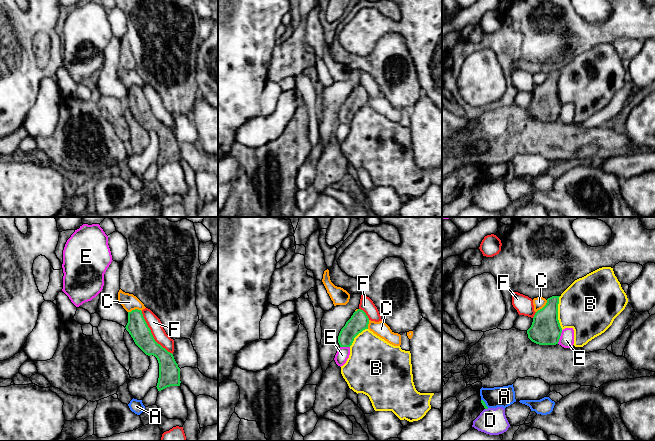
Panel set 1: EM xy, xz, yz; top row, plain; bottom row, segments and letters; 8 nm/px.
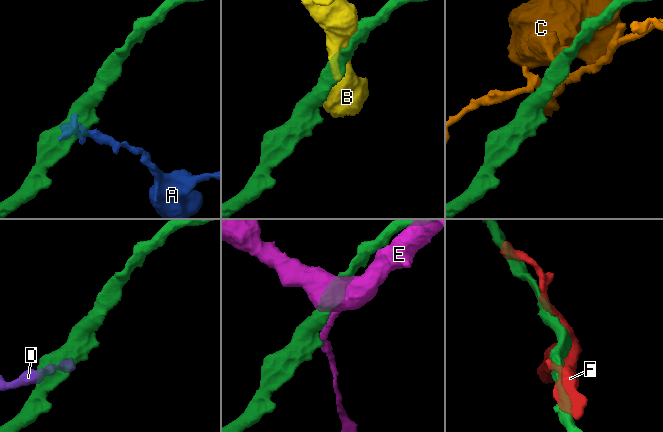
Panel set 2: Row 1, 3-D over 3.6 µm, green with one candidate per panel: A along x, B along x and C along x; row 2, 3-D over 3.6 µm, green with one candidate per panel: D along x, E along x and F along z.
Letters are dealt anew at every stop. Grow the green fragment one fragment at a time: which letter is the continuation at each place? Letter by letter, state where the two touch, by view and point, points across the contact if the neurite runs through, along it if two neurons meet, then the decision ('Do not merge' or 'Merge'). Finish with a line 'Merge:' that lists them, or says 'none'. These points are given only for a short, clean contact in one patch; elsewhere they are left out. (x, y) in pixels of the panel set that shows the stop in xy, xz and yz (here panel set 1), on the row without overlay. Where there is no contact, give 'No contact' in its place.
A: Touches green at yz (484, 179). Boundary: yz (481, 175), (488, 183). Do not merge
B: Touches green at yz (557, 89). Do not merge
C: Touches green at yz (543, 83). Boundary: yz (547, 76), (536, 88). Do not merge
D: Touches green at yz (486, 184). Boundary: yz (488, 184), (485, 185). Do not merge
E: Touches green at yz (559, 113). Do not merge
F: Touches green at xy (151, 110). Do not merge
Merge: none

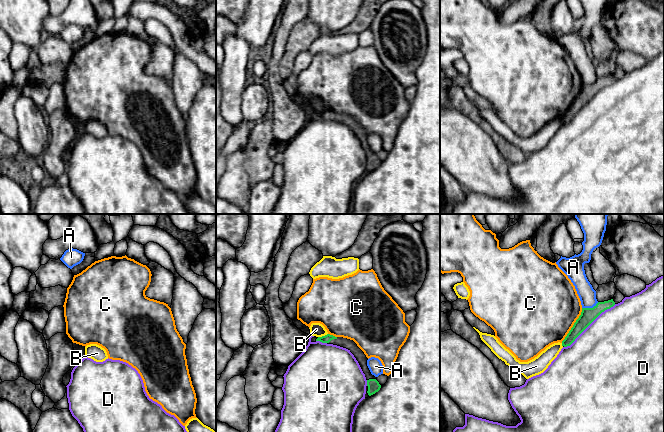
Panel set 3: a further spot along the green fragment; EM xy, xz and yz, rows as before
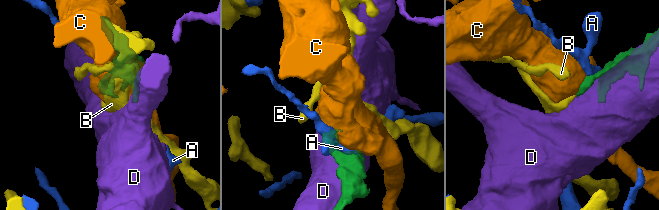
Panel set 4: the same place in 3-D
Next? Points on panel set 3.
A: Touches green at yz (590, 84). Do not merge
B: Touches green at xz (322, 112). Boundary: xz (327, 109), (318, 113). Do not merge
C: Touches green at yz (573, 101). Boundary: yz (582, 84), (581, 90), (561, 118). Do not merge
D: Touches green at yz (589, 100). Do not merge
Merge: none

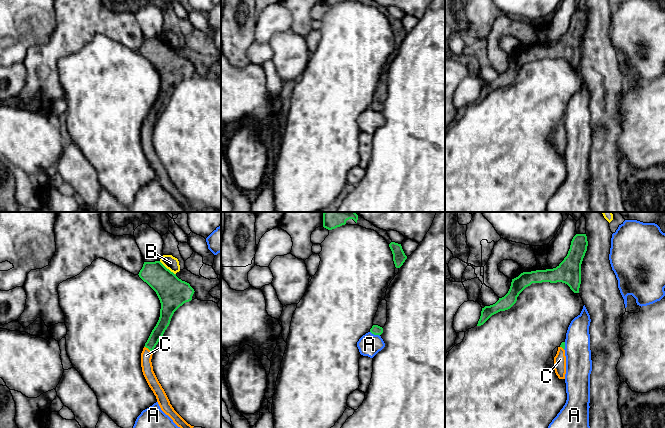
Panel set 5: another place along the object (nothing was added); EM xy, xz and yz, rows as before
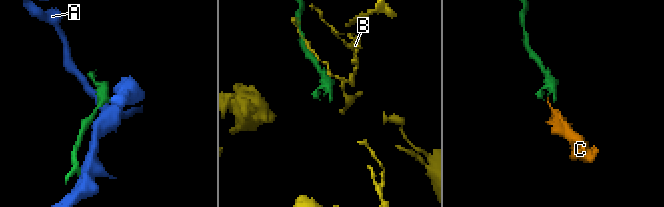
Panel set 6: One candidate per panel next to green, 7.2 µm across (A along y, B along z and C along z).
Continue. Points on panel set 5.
A: Touches green at xz (375, 110). Do not merge
B: Touches green at xy (166, 44). Do not merge
C: Touches green at xy (148, 124). Path across: xy (163, 98), (148, 124), (146, 131). Merge
Merge: C

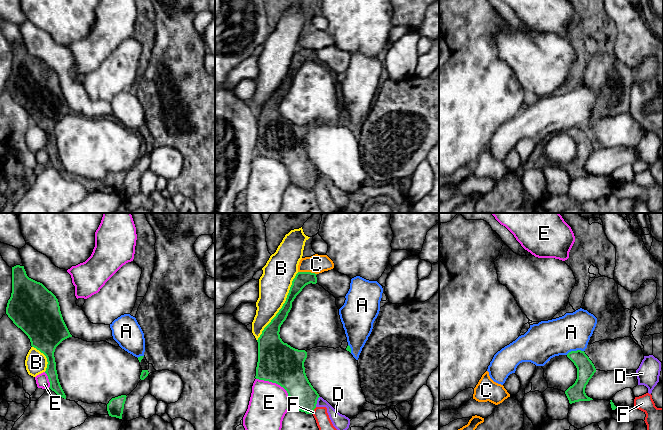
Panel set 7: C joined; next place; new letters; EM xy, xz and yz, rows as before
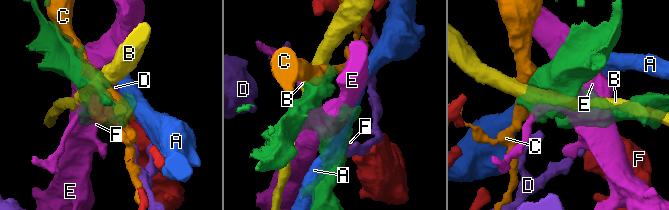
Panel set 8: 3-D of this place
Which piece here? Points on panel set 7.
A: Touches green at yz (574, 127). Boundary: yz (583, 126), (571, 126), (566, 130). Do not merge
B: Touches green at xz (282, 82). Do not merge
C: Touches green at xz (307, 48). Do not merge
D: Touches green at xz (316, 177). Boundary: xz (319, 172), (315, 182). Do not merge
E: Touches green at xz (279, 160). Do not merge
F: Touches green at xz (313, 186). Do not merge
Merge: none

